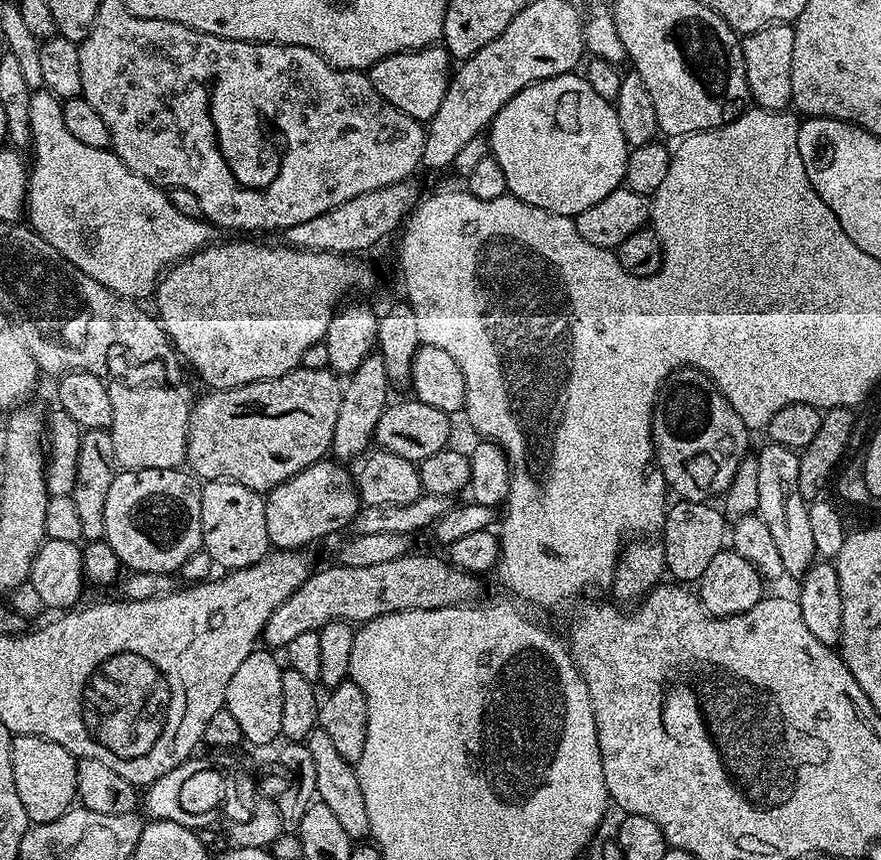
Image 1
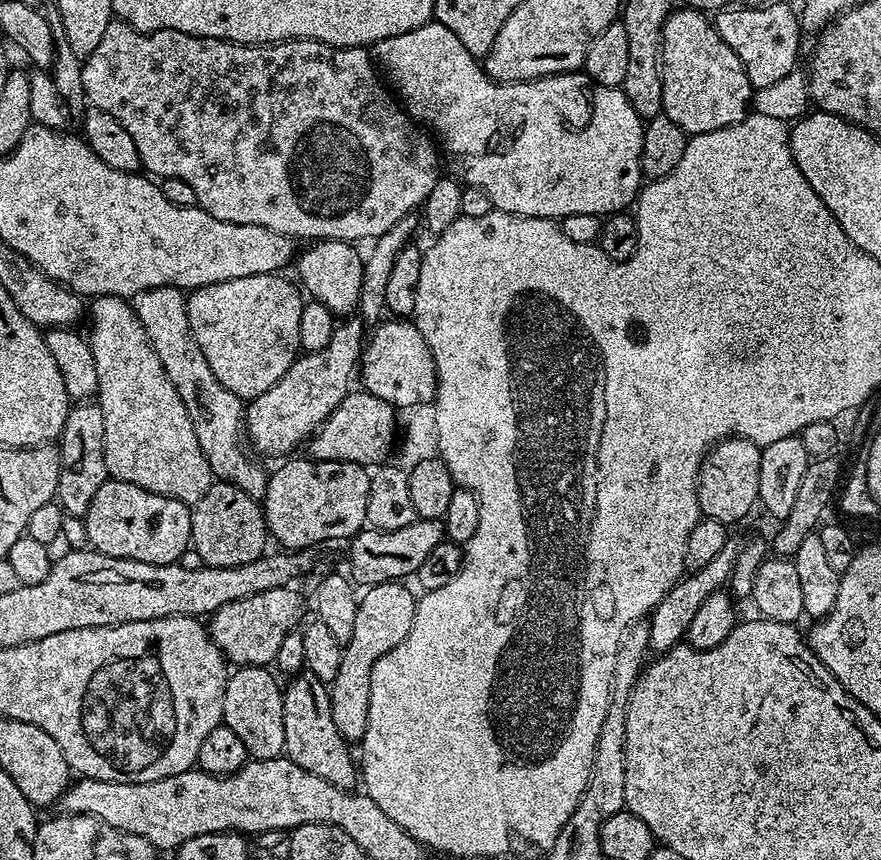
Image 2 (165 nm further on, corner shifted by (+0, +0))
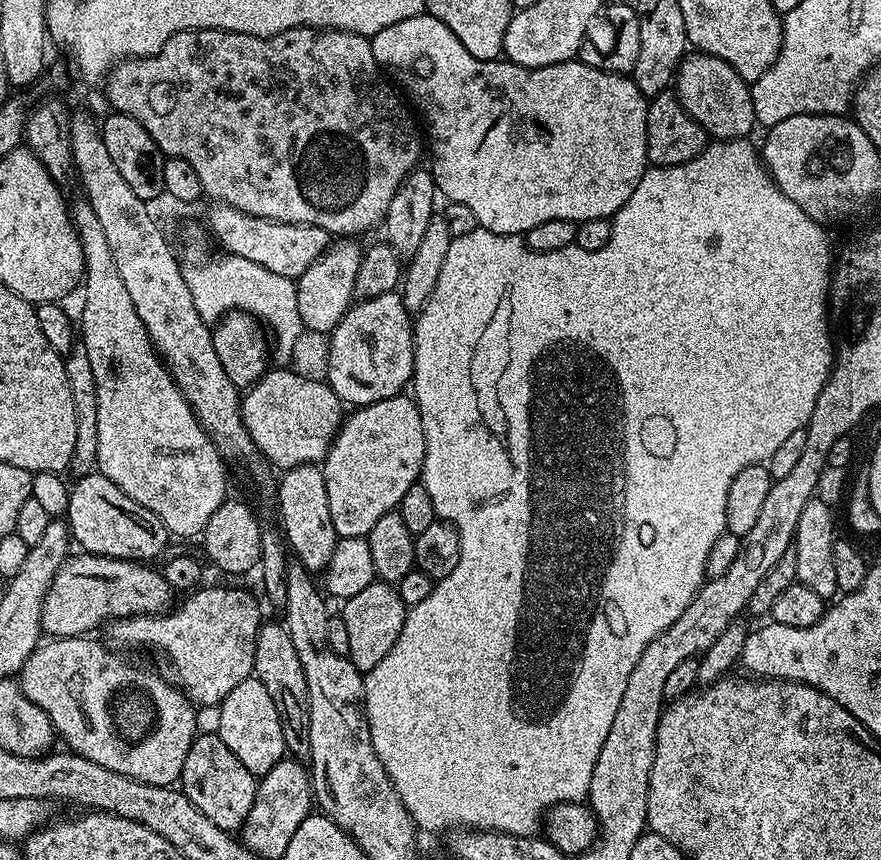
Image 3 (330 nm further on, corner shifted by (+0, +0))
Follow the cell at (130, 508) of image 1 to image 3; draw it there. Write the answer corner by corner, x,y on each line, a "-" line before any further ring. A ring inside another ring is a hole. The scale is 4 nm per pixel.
94,470
89,476
81,476
71,485
68,494
68,514
66,523
71,539
81,544
85,553
93,556
109,556
119,560
134,560
137,562
152,562
152,559
167,546
170,533
158,518
158,514
150,514
146,506
138,506
134,498
122,494
110,478
106,478
99,470

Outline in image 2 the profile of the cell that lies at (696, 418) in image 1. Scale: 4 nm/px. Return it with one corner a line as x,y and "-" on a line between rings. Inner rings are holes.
739,436
712,445
700,463
700,476
696,480
696,493
701,513
709,520
717,520
726,526
733,526
752,507
757,507
760,499
758,474
760,473
761,445
741,440

